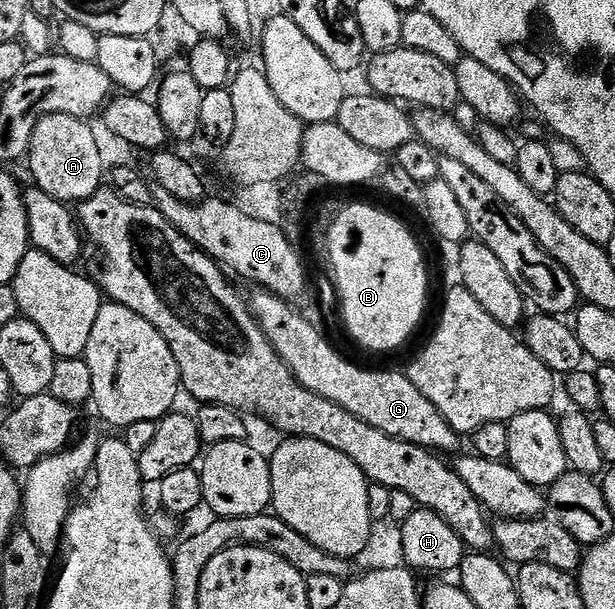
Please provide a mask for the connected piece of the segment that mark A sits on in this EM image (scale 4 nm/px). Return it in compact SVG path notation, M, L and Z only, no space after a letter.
M48 114L38 120L26 155L27 162L35 186L65 204L79 204L94 196L102 188L100 181L106 178L91 125L83 118L65 114Z

